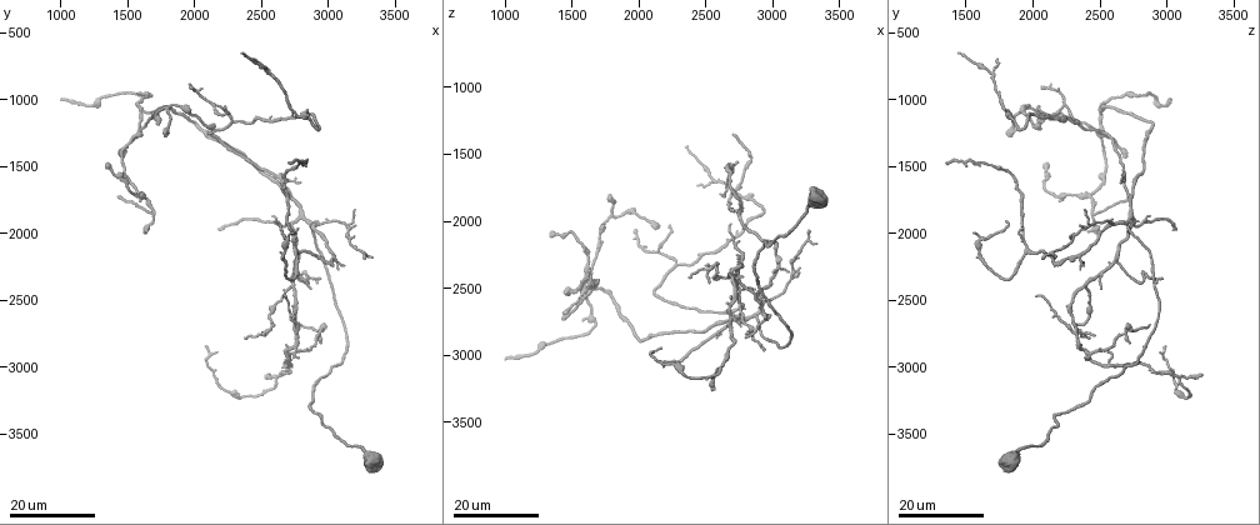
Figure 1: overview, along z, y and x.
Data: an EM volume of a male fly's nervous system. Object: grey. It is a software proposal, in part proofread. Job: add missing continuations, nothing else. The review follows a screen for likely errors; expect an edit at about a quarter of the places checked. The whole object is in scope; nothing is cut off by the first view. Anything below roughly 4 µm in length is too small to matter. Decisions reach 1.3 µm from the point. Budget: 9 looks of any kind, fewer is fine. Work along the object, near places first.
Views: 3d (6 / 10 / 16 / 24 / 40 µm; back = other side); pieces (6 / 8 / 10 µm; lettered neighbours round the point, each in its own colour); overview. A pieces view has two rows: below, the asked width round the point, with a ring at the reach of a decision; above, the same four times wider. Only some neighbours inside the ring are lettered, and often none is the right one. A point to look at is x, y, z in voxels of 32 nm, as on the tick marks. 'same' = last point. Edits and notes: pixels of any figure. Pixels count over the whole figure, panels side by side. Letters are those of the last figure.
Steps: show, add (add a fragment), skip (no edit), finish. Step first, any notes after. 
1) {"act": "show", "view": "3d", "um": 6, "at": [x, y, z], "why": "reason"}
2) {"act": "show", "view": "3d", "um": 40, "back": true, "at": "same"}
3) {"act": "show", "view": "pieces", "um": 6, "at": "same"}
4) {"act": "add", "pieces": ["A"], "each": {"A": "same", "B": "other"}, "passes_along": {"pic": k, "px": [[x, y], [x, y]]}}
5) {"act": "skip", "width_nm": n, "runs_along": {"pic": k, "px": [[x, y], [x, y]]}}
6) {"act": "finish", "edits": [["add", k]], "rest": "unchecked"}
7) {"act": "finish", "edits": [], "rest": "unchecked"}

{"act": "show", "view": "3d", "um": 24, "at": [1020, 1000, 3020], "why": "end of a long branch"}

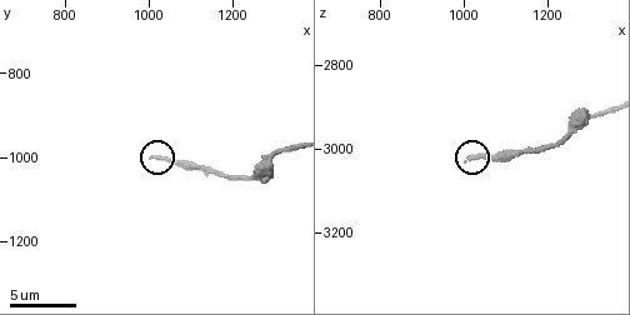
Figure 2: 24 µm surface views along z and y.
{"act": "show", "view": "pieces", "um": 10, "at": [1000, 995, 3025]}

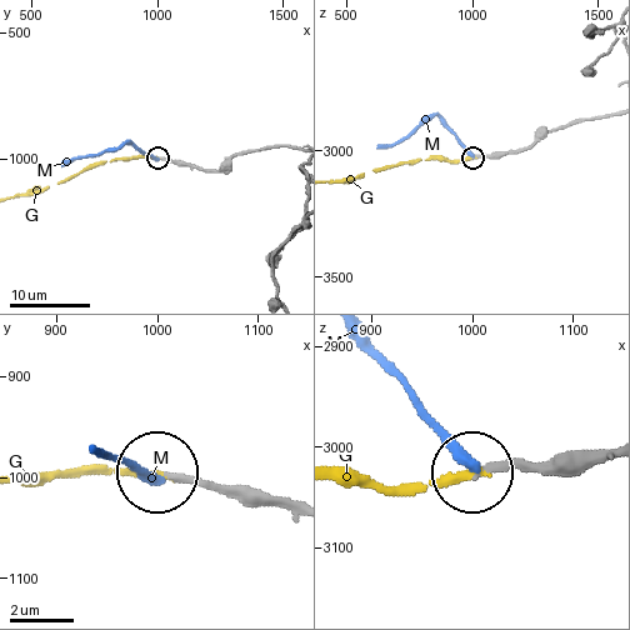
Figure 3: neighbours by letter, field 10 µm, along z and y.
{"act": "add", "pieces": ["G"], "each": {"G": "same", "M": "other"}, "found": "it goes on there"}

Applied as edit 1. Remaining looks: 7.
{"act": "show", "view": "overview", "why": "see it whole again"}

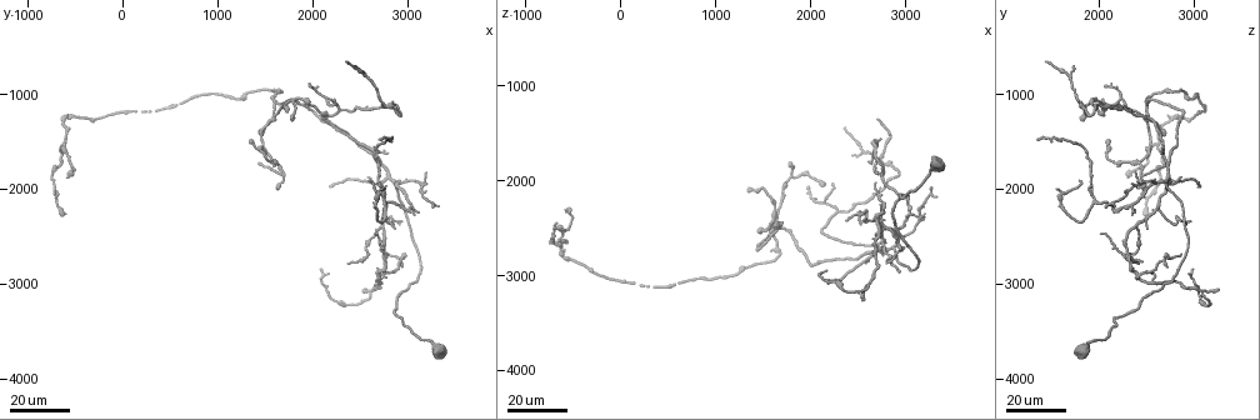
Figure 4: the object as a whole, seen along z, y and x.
{"act": "show", "view": "3d", "um": 24, "at": [2640, 1900, 1800]}

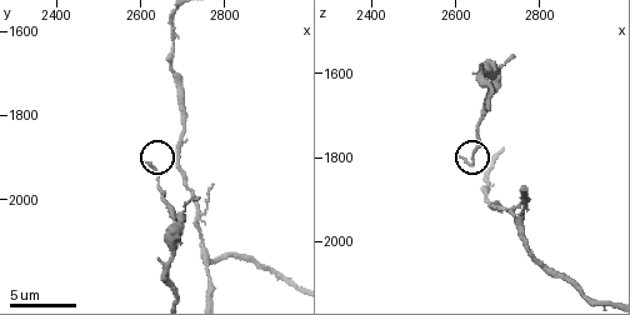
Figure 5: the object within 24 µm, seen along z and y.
{"act": "show", "view": "pieces", "um": 10, "at": [2610, 1910, 1795], "why": "what lies round it"}

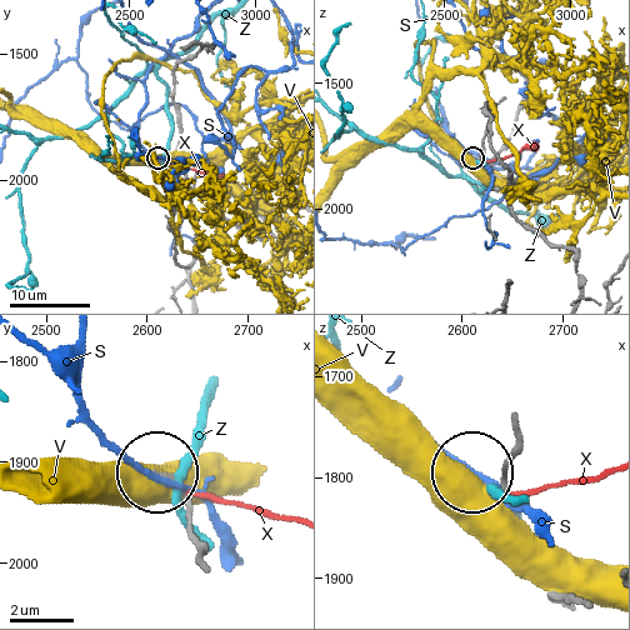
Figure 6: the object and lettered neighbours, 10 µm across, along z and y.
{"act": "skip", "each": {"S": "other", "V": "other", "X": "other", "Z": "other"}, "runs_along": {"pic": 6, "px": [[204, 566], [185, 504], [158, 475]]}, "found": "none of them fits"}

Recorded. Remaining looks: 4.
{"act": "show", "view": "3d", "um": 24, "at": [2360, 640, 1460], "why": "an open end"}

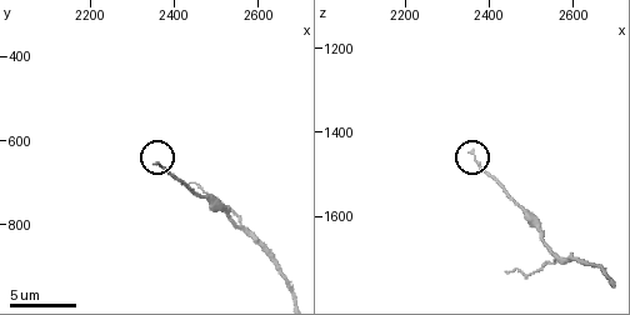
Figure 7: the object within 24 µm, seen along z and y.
{"act": "show", "view": "3d", "um": 10, "at": [2360, 655, 1450]}

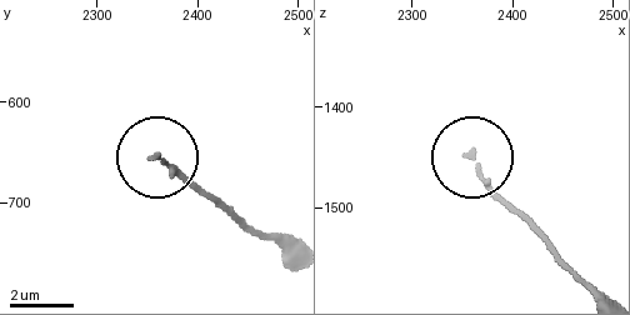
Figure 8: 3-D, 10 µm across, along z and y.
{"act": "show", "view": "pieces", "um": 6, "at": [2360, 654, 1444], "why": "see the neighbours"}

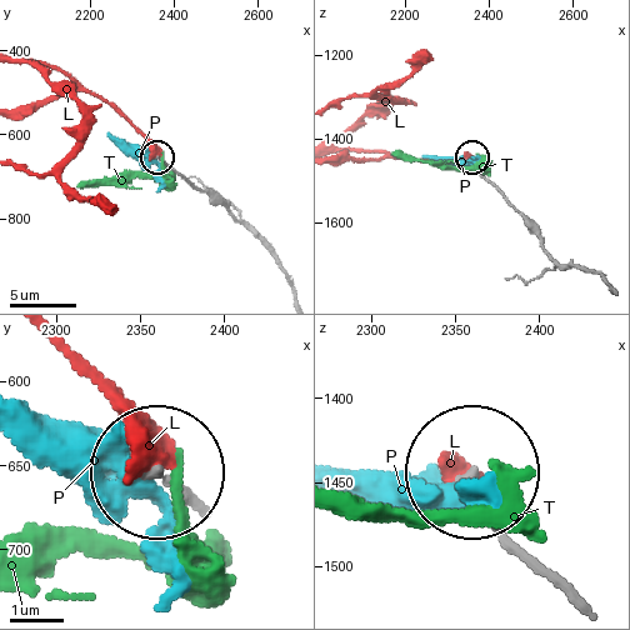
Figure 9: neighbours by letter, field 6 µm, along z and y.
{"act": "skip", "width_nm": 130, "each": {"L": "other", "P": "other", "T": "other"}, "runs_along": {"pic": 9, "px": [[553, 576], [473, 473]]}, "found": "no lettered fragment goes on from it"}

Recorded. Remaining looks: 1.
{"act": "finish", "edits": [["add", 3]], "rest": "unchecked"}

